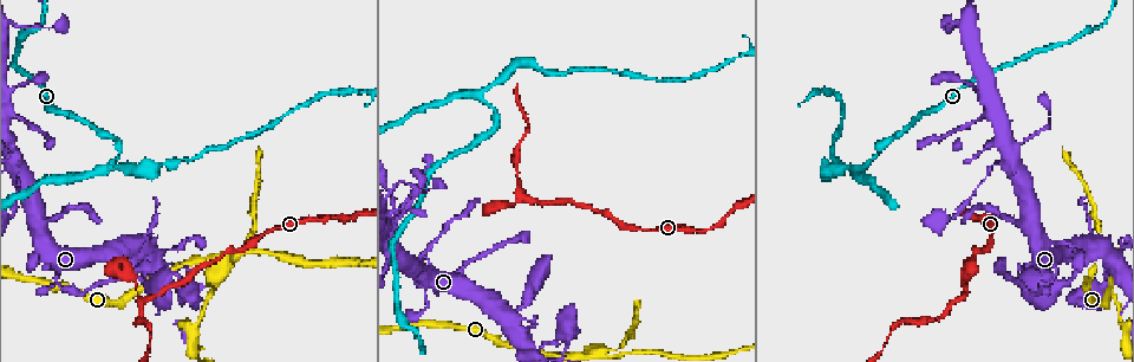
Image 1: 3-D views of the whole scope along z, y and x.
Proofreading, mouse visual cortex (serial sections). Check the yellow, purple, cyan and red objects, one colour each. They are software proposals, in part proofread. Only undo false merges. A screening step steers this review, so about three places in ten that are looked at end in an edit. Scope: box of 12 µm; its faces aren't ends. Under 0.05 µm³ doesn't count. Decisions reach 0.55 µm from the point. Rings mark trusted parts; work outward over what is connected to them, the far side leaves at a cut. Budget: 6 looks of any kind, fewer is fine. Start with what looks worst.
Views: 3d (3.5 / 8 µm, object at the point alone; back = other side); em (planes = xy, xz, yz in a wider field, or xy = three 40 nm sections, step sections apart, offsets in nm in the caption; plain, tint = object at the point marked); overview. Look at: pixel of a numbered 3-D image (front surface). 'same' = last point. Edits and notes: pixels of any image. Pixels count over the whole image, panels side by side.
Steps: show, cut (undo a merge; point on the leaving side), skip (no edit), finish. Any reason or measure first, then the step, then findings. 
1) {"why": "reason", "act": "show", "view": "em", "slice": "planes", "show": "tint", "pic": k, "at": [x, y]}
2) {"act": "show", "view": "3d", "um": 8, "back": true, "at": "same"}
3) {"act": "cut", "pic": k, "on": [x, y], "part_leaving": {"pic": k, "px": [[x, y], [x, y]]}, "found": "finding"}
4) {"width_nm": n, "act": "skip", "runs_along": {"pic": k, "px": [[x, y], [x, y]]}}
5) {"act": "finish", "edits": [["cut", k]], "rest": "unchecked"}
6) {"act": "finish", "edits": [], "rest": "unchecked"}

{"act": "show", "view": "3d", "um": 3.5, "back": true, "pic": 1, "at": [240, 253]}

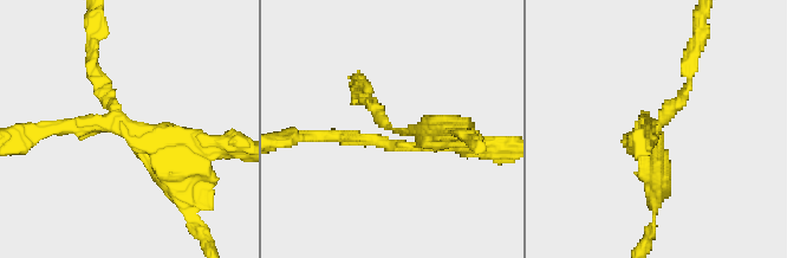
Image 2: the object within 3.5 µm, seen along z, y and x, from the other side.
{"arms": 3, "arm_widths_nm": [150, 200, 300], "why": "shape alone is not enough", "act": "show", "view": "em", "slice": "xy", "step": 5, "show": "tint", "pic": 2, "at": [658, 129]}

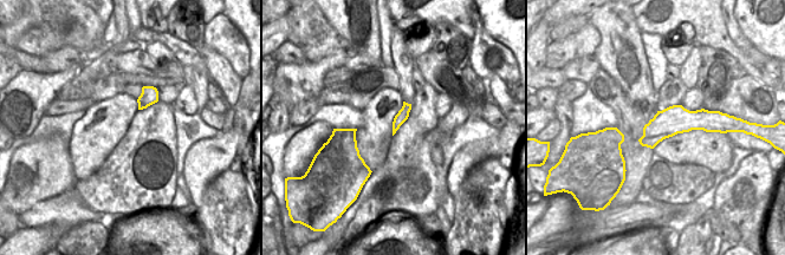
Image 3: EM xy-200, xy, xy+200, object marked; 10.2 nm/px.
{"why": "another direction", "act": "show", "view": "em", "slice": "xy", "step": 3, "show": "tint", "at": "same"}

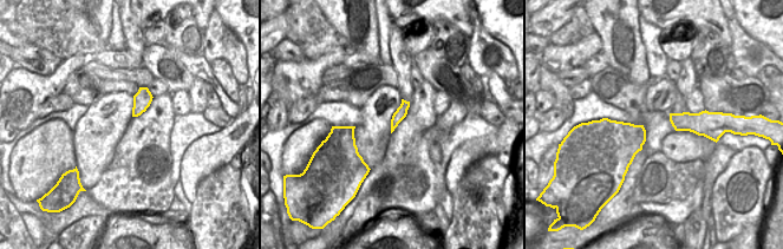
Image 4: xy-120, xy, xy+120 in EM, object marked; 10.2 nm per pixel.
{"act": "cut", "pic": 2, "on": [464, 121], "found": "a second cell is stuck on"}

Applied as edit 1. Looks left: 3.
{"why": "thin neck", "act": "show", "view": "3d", "um": 3.5, "back": true, "pic": 1, "at": [146, 299]}

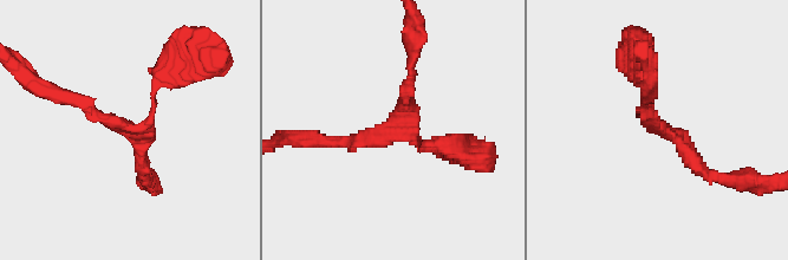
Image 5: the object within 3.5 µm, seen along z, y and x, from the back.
{"arms": 3, "arm_widths_nm": [100, 150, 200], "why": "now the EM", "act": "show", "view": "em", "slice": "xy", "step": 5, "show": "tint", "pic": 5, "at": [660, 128]}

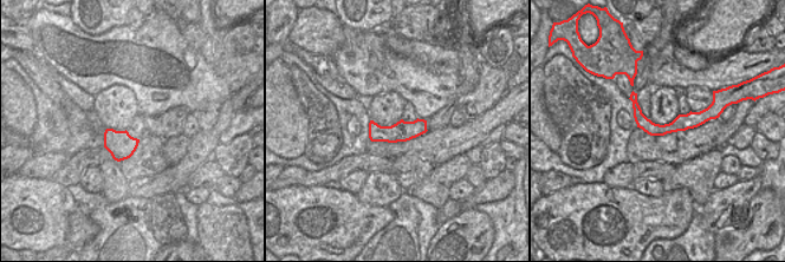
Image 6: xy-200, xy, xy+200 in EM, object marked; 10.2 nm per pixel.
{"width_nm": 220, "act": "skip", "runs_along": {"pic": 5, "px": [[326, 141], [392, 125], [432, 144]]}, "found": "all the same cell"}

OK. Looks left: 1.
{"act": "finish", "edits": [["cut", 2]], "rest": "unchecked"}

